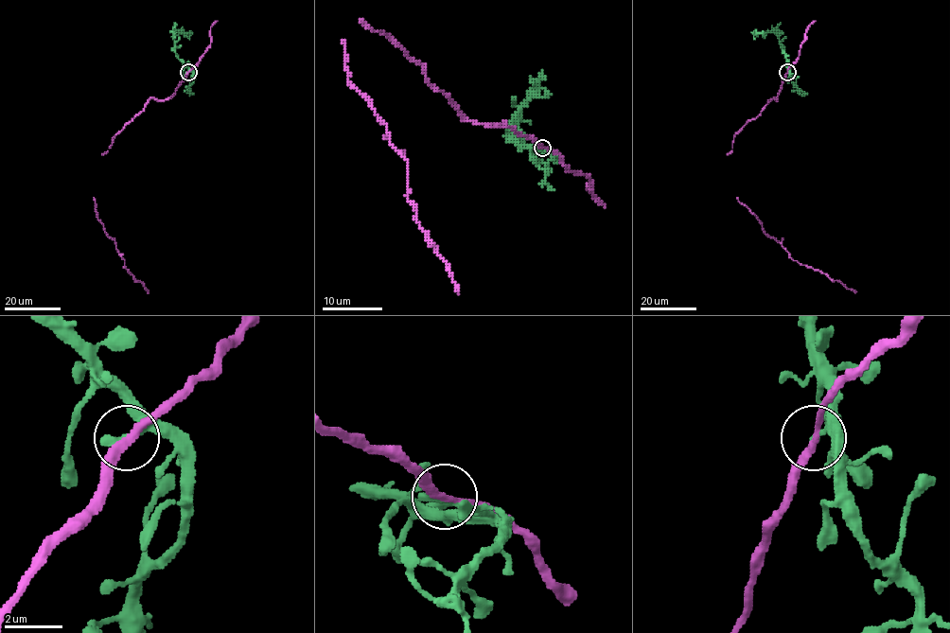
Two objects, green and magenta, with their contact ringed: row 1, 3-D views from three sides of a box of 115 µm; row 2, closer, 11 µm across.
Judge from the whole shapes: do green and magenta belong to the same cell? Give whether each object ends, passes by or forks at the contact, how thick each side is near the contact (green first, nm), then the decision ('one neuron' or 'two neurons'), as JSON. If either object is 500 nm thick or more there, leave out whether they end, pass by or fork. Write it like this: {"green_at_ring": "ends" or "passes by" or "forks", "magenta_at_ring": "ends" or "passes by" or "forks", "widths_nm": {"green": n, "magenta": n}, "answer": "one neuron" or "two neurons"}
{"green_at_ring": "ends", "magenta_at_ring": "passes by", "widths_nm": {"green": 280, "magenta": 260}, "answer": "two neurons"}

